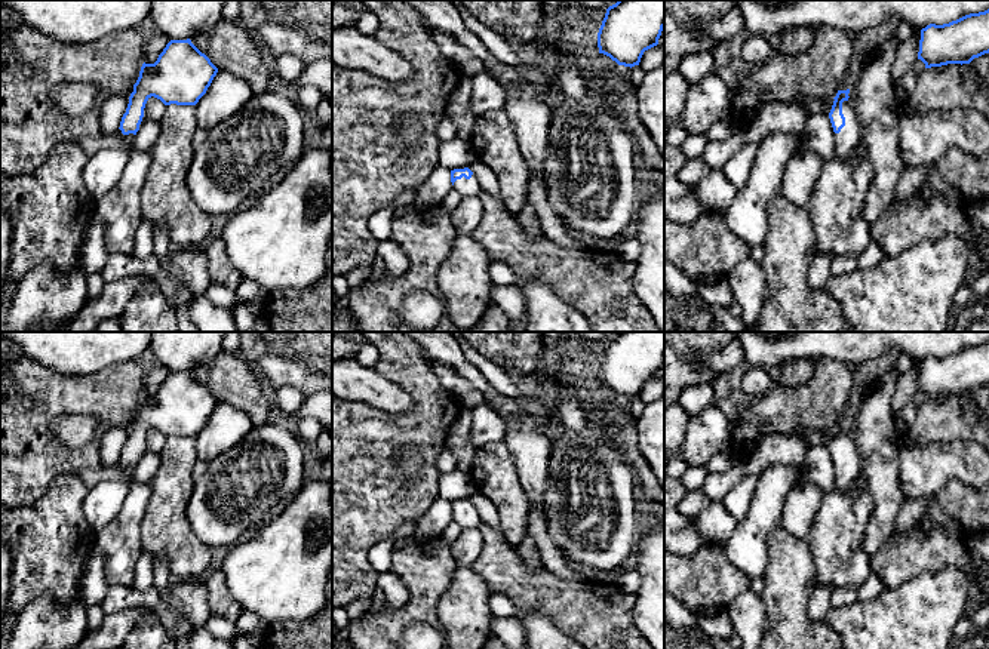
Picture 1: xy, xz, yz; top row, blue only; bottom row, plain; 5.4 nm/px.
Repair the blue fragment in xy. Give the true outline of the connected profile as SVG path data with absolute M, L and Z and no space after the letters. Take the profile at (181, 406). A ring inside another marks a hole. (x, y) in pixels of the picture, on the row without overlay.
M190 370L171 372L154 396L142 396L119 459L130 480L102 480L89 489L83 501L85 517L95 532L110 525L120 511L133 483L135 467L145 453L147 433L154 428L165 437L196 437L216 405L218 400Z

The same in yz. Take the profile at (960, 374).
M989 341L921 362L918 391L925 400L970 396L985 385L989 385Z

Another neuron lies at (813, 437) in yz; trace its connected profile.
M808 428L805 431L805 443L808 447L816 445L826 445L829 447L835 431L820 431L814 428Z

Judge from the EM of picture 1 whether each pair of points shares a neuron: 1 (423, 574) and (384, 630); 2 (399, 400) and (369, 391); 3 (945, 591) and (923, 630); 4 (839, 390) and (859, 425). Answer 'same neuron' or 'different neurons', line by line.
1: same neuron
2: same neuron
3: same neuron
4: different neurons

